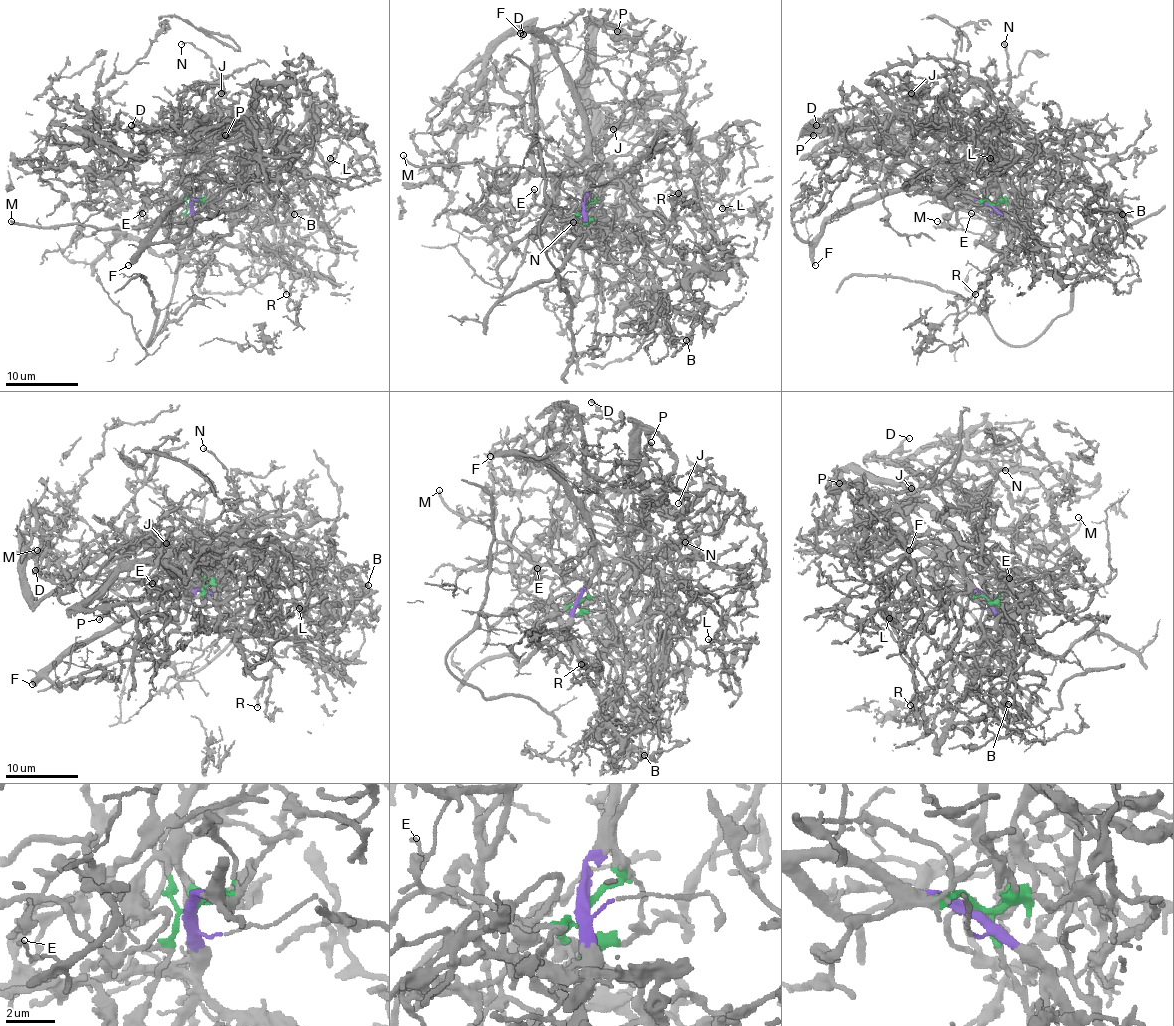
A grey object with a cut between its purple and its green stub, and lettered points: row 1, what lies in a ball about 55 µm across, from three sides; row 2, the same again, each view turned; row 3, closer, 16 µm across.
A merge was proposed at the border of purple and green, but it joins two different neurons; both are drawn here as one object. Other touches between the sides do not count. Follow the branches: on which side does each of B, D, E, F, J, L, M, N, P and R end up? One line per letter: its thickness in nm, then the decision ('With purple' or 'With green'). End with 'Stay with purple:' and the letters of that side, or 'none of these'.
B: Thickness 140 nm. With green
D: Thickness 200 nm. With green
E: Thickness 110 nm. With purple
F: Thickness 200 nm. With purple
J: Thickness 150 nm. With green
L: Thickness 190 nm. With green
M: Thickness 190 nm. With purple
N: Thickness 140 nm. With green
P: Thickness 280 nm. With green
R: Thickness 200 nm. With green
Stay with purple: E, F, M

